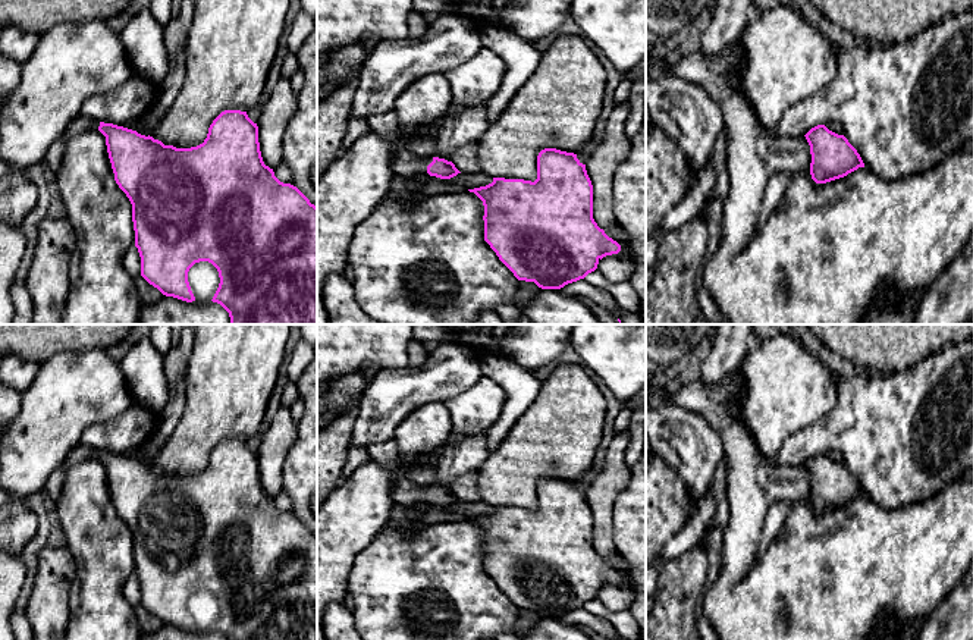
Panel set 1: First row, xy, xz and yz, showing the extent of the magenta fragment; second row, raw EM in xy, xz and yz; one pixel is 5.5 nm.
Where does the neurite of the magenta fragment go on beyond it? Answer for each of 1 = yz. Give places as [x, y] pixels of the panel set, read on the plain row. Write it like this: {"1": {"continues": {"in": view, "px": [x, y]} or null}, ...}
{"1": {"continues": null}}

